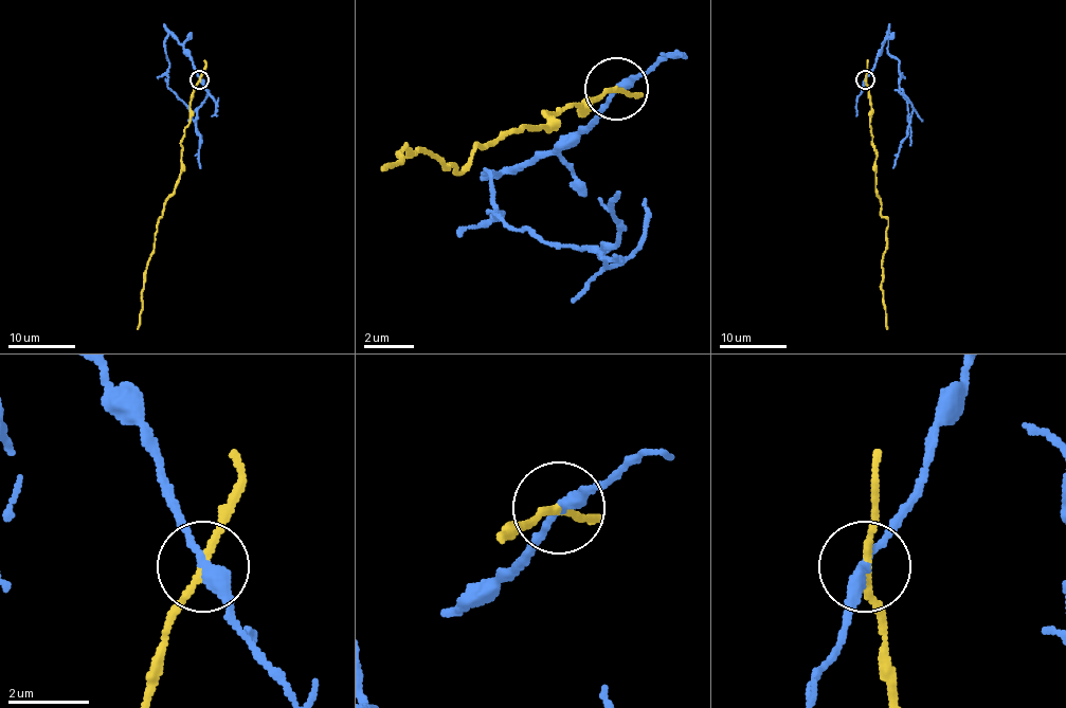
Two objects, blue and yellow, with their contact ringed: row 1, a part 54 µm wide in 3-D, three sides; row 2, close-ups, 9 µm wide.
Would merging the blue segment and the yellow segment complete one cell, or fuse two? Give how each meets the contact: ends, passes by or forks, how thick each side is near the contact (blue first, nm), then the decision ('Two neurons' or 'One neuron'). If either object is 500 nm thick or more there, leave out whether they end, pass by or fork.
At the ring blue passes by. At the ring yellow passes by. Thickness 280 nm (blue) against 170 nm. Two neurons

